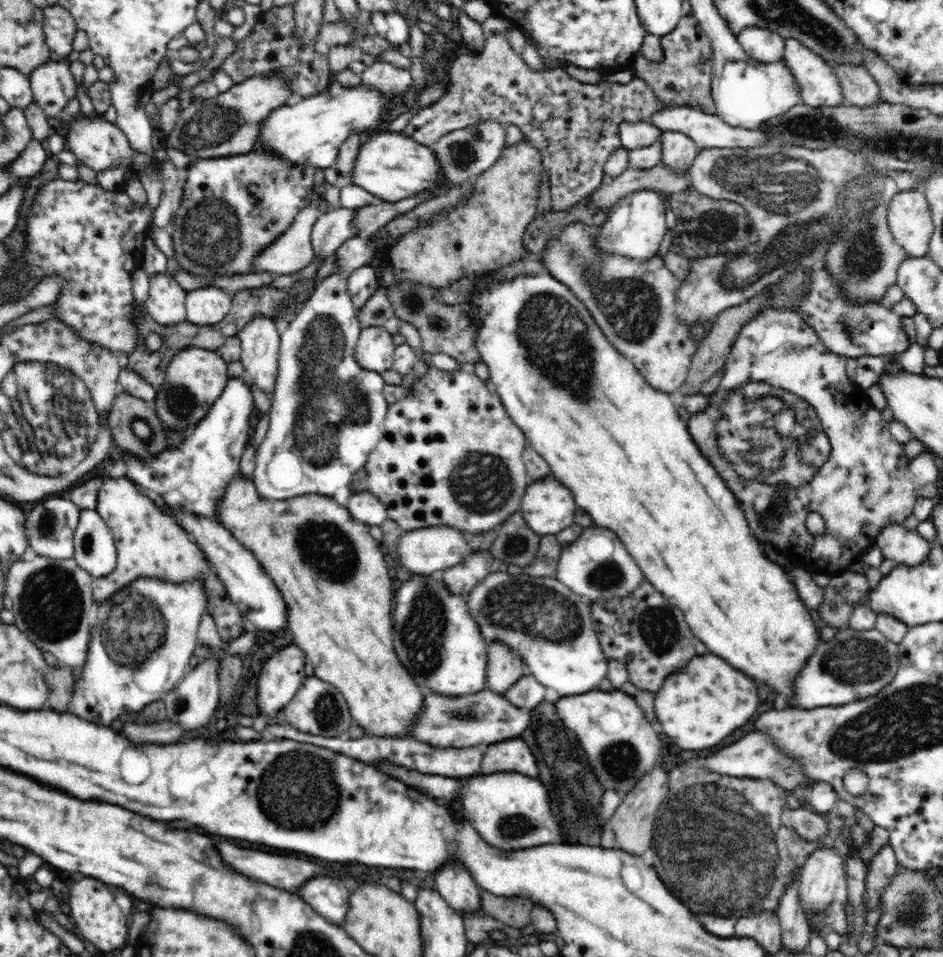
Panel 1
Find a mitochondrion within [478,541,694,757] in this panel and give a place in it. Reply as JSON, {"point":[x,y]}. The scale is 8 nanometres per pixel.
{"point":[659,628]}

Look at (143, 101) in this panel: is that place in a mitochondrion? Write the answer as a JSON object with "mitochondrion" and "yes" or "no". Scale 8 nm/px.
{"mitochondrion":"no"}

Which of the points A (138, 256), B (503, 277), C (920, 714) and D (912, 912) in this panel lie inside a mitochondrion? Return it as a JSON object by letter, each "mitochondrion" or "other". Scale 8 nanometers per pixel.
{"A":"other","B":"other","C":"mitochondrion","D":"mitochondrion"}

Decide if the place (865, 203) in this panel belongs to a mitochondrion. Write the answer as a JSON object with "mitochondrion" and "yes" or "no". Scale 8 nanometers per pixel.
{"mitochondrion":"yes"}

